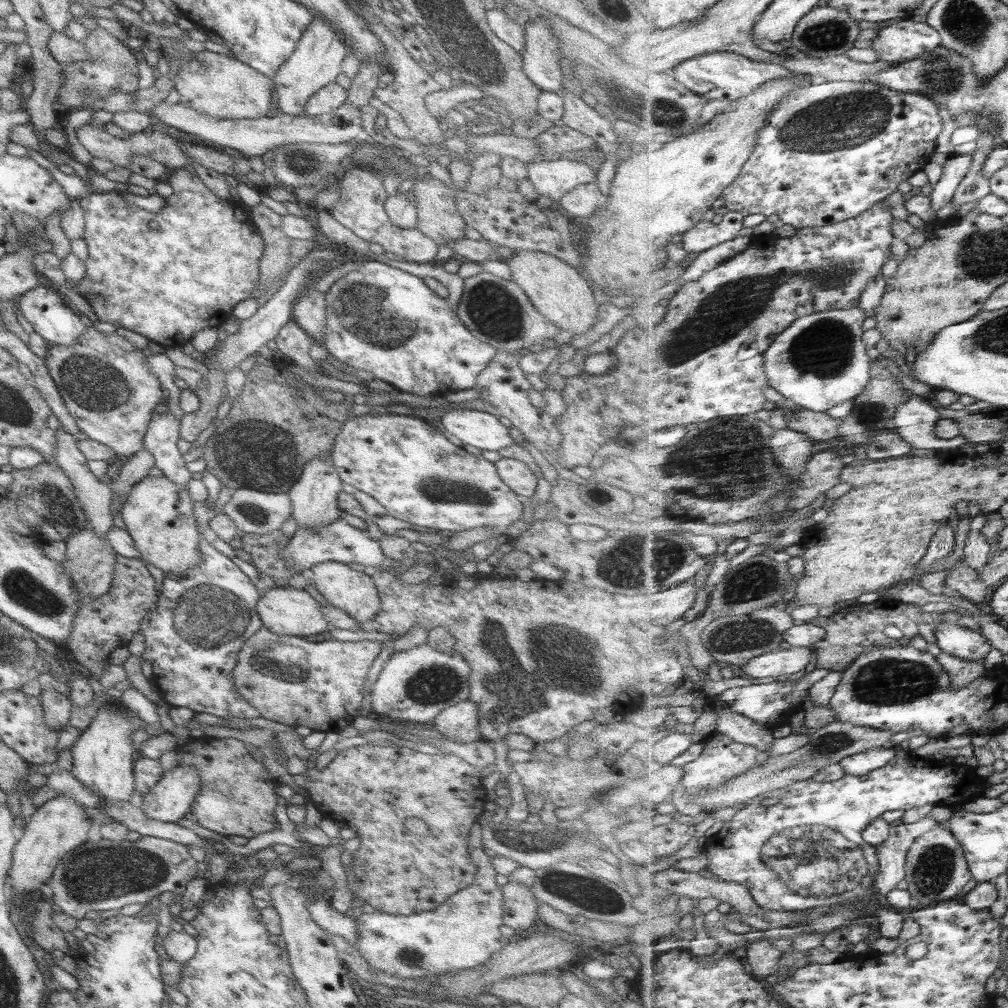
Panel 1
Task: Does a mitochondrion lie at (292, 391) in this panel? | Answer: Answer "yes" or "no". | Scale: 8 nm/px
no

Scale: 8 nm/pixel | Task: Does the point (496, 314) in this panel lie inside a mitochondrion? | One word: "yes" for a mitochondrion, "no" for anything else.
yes

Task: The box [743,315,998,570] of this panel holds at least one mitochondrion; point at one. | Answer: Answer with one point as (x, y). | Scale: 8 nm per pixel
(869, 413)

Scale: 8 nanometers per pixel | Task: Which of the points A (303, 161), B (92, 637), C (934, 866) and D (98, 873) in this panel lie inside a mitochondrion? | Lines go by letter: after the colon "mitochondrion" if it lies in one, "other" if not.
A: mitochondrion
B: other
C: mitochondrion
D: mitochondrion

